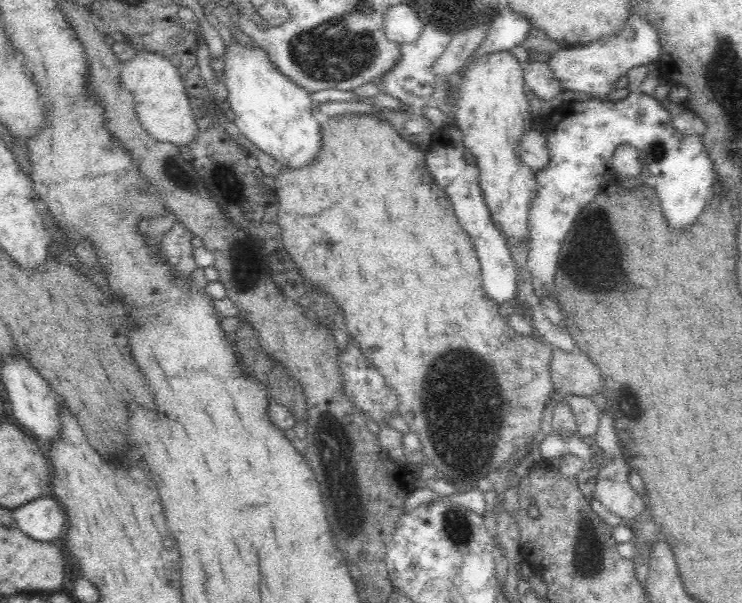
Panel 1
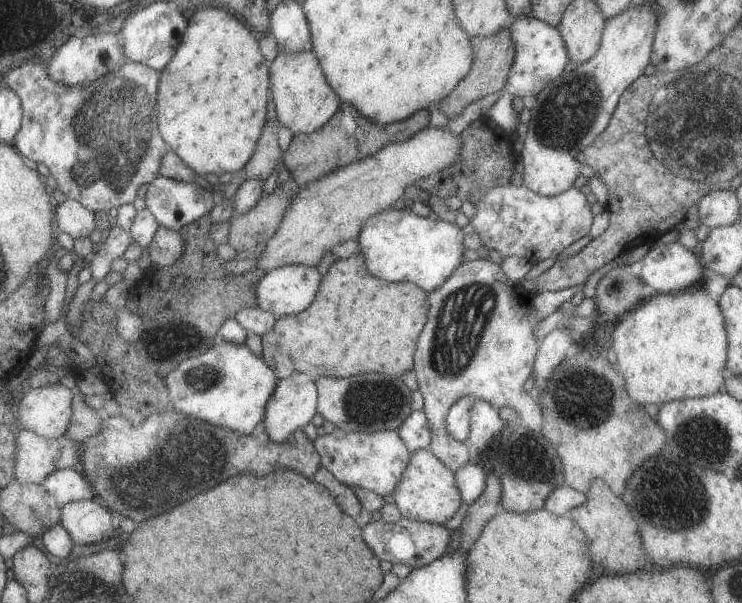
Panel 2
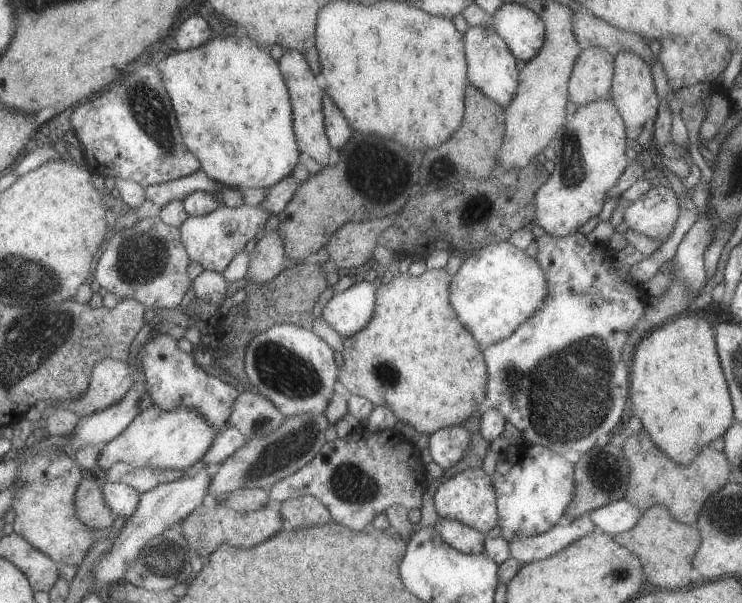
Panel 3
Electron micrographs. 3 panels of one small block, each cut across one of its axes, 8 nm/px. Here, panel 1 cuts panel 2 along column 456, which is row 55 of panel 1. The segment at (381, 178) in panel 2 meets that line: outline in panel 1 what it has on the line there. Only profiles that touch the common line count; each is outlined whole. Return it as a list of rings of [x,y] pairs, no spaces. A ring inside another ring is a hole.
[[[140,50],[124,62],[120,79],[123,87],[131,92],[135,113],[142,128],[162,143],[183,146],[197,135],[197,120],[194,118],[184,81],[177,68],[162,53]]]

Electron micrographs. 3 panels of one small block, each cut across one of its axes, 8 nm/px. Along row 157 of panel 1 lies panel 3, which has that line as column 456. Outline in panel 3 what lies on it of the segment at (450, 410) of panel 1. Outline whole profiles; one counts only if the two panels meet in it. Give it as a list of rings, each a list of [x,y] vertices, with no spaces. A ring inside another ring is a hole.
[[[444,267],[440,269],[427,269],[422,275],[414,276],[411,273],[400,273],[395,271],[391,273],[385,281],[375,291],[375,310],[372,319],[353,336],[343,338],[344,349],[342,355],[344,356],[344,364],[339,368],[337,375],[338,388],[342,389],[346,394],[359,395],[367,400],[370,400],[375,407],[383,406],[394,413],[398,421],[410,424],[414,430],[419,433],[431,435],[433,432],[444,427],[455,427],[456,425],[463,425],[468,422],[474,414],[481,414],[481,411],[487,407],[487,386],[488,386],[488,368],[486,360],[484,360],[482,345],[462,326],[462,322],[458,320],[458,316],[450,304],[450,283],[452,278],[446,272]]]

